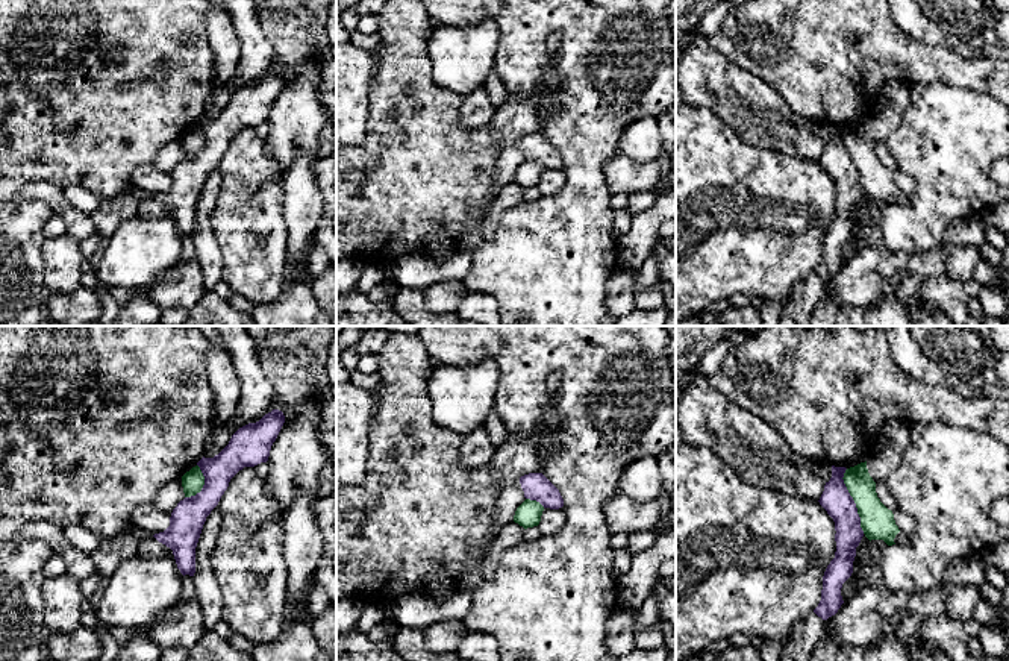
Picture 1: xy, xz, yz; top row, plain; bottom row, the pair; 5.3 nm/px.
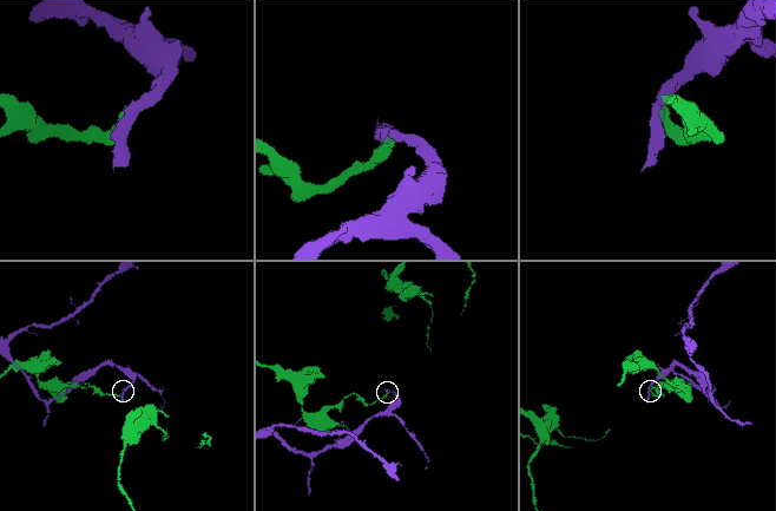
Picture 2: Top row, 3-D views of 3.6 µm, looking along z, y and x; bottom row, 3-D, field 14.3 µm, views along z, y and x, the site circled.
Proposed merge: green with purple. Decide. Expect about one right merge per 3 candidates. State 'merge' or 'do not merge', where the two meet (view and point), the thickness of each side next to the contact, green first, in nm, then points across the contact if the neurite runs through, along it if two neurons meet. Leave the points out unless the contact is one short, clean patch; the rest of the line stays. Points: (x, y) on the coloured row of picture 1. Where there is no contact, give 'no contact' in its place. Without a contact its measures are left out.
do not merge; meets green in yz at (853, 499); 180 nm thick on the green side, 160 nm on the other; border along yz (846, 469), (843, 482), (855, 504), (859, 526), (864, 532)

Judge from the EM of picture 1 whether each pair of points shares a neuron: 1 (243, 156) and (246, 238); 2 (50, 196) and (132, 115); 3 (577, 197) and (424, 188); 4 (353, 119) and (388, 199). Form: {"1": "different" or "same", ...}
{"1": "same", "2": "different", "3": "different", "4": "different"}

